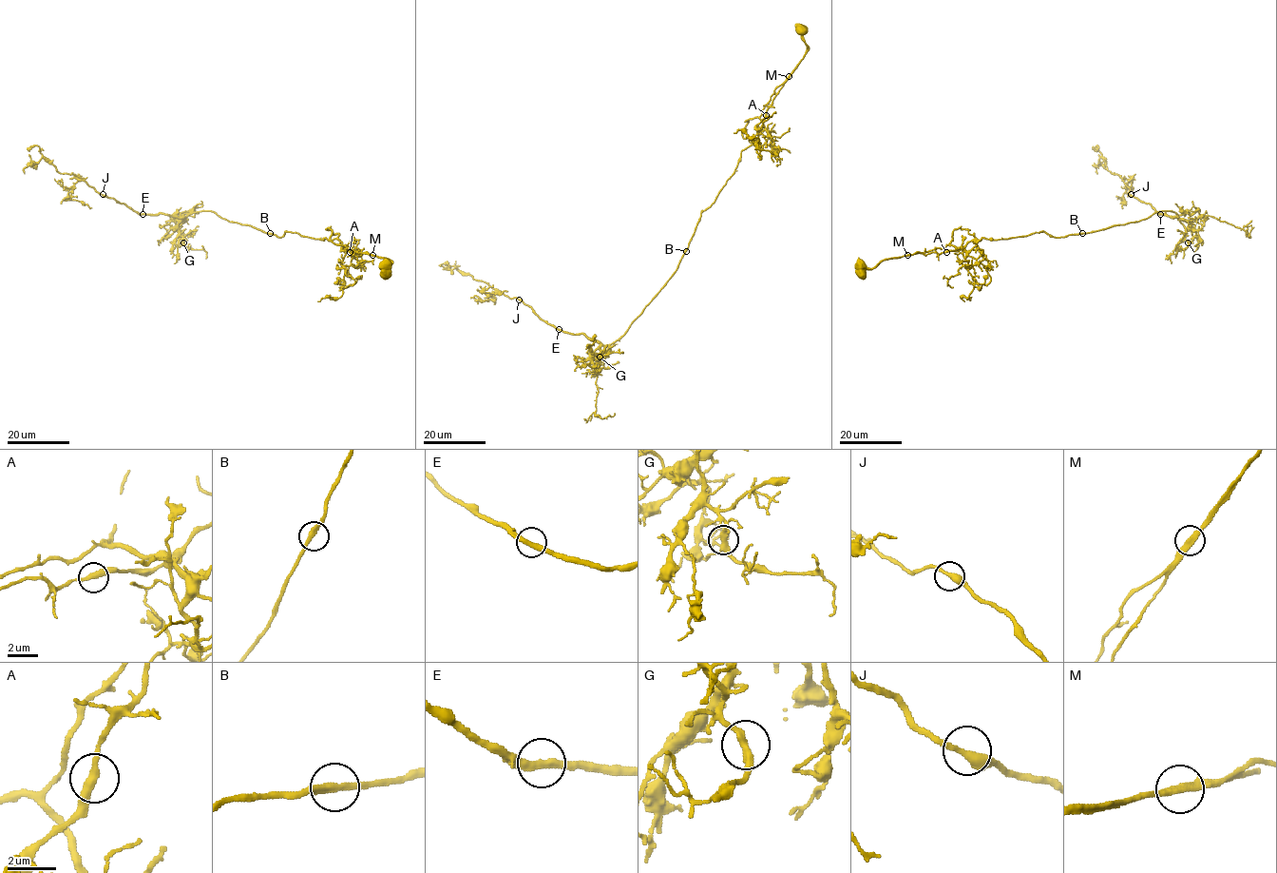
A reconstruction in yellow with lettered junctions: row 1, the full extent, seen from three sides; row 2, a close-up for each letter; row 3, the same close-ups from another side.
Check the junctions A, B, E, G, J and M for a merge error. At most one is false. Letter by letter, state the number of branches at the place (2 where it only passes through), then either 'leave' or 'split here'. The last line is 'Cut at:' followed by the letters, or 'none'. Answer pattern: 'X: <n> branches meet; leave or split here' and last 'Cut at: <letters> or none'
A: 2 branches meet; leave
B: 2 branches meet; leave
E: 2 branches meet; leave
G: 2 branches meet; leave
J: 2 branches meet; leave
M: 2 branches meet; split here
Cut at: M

